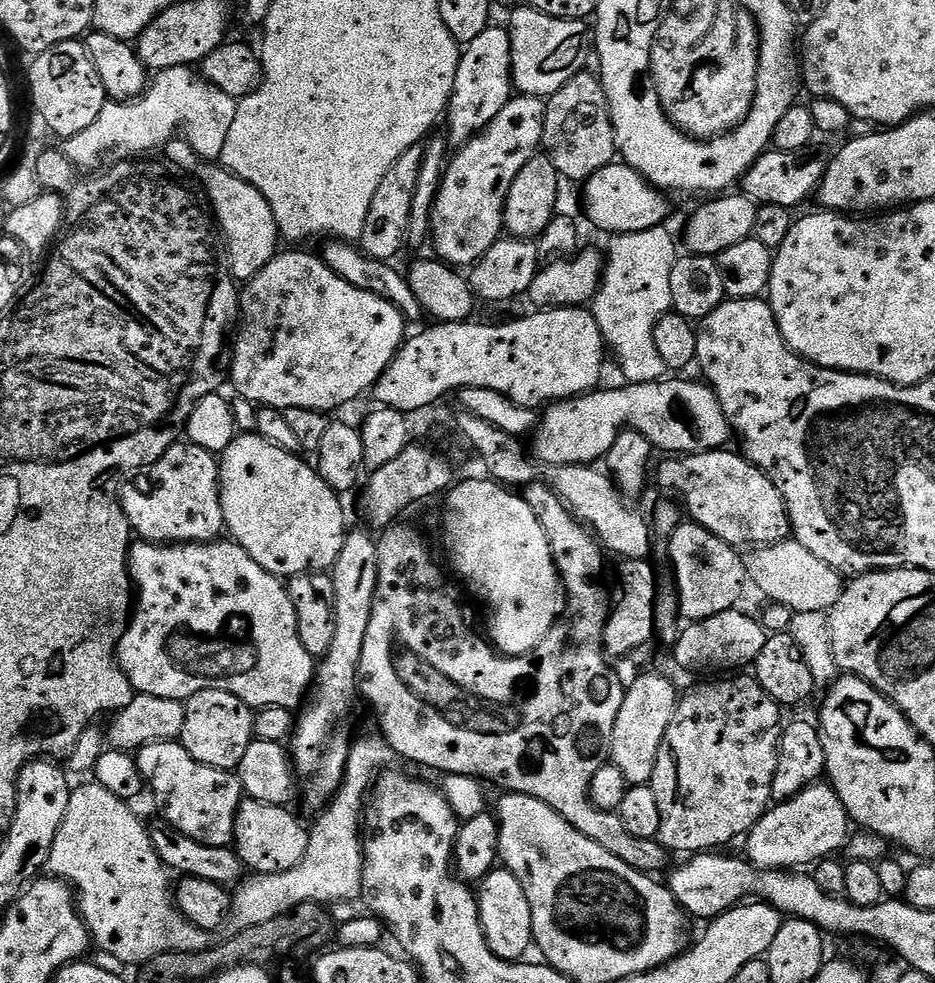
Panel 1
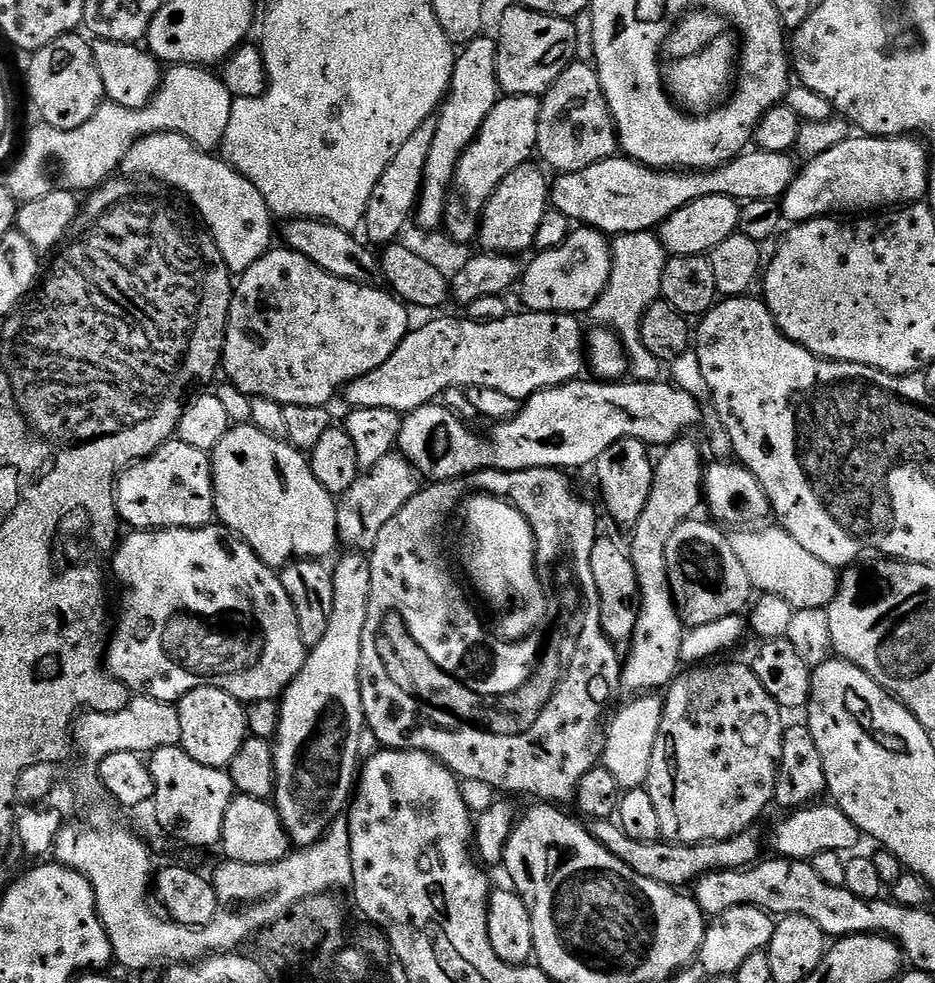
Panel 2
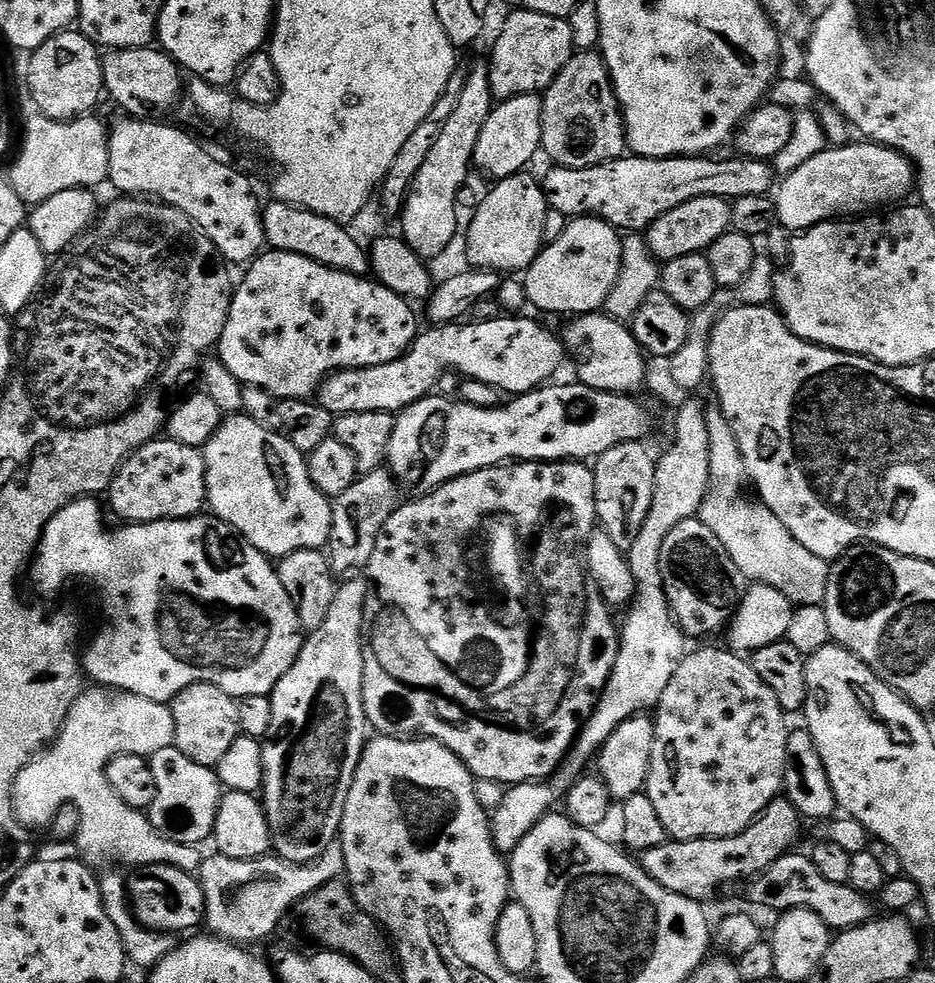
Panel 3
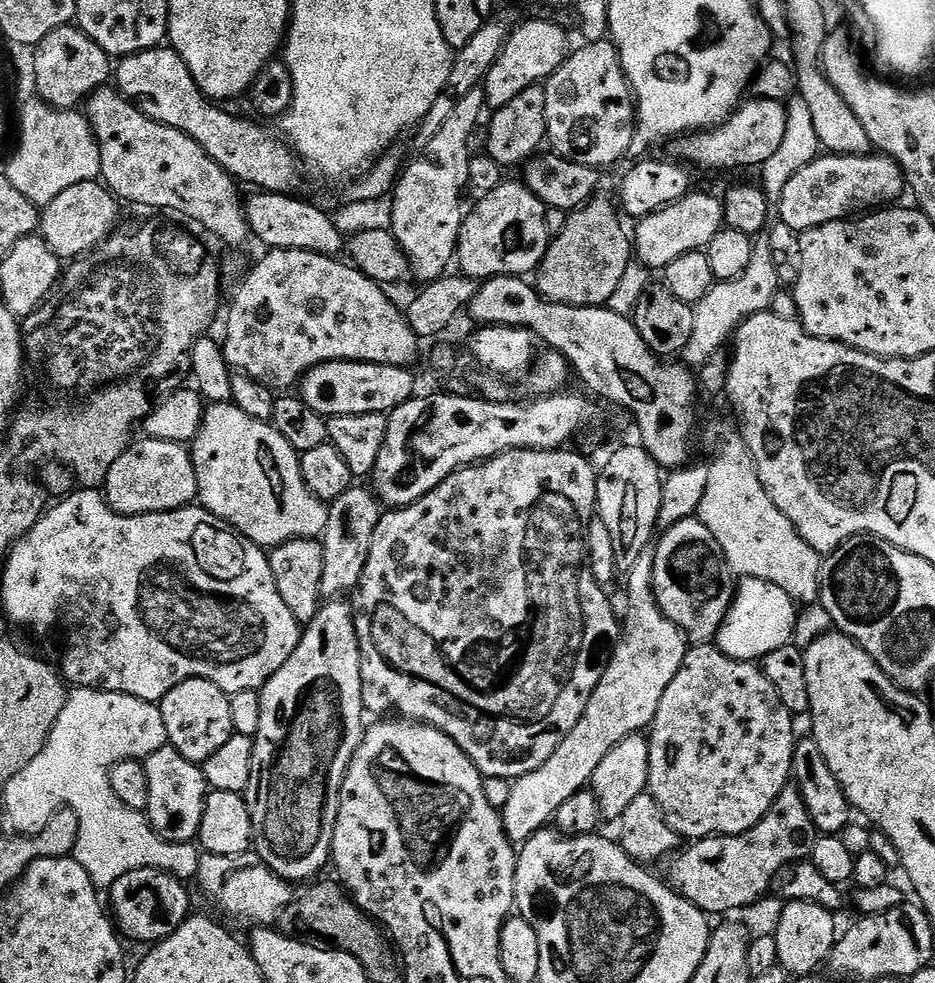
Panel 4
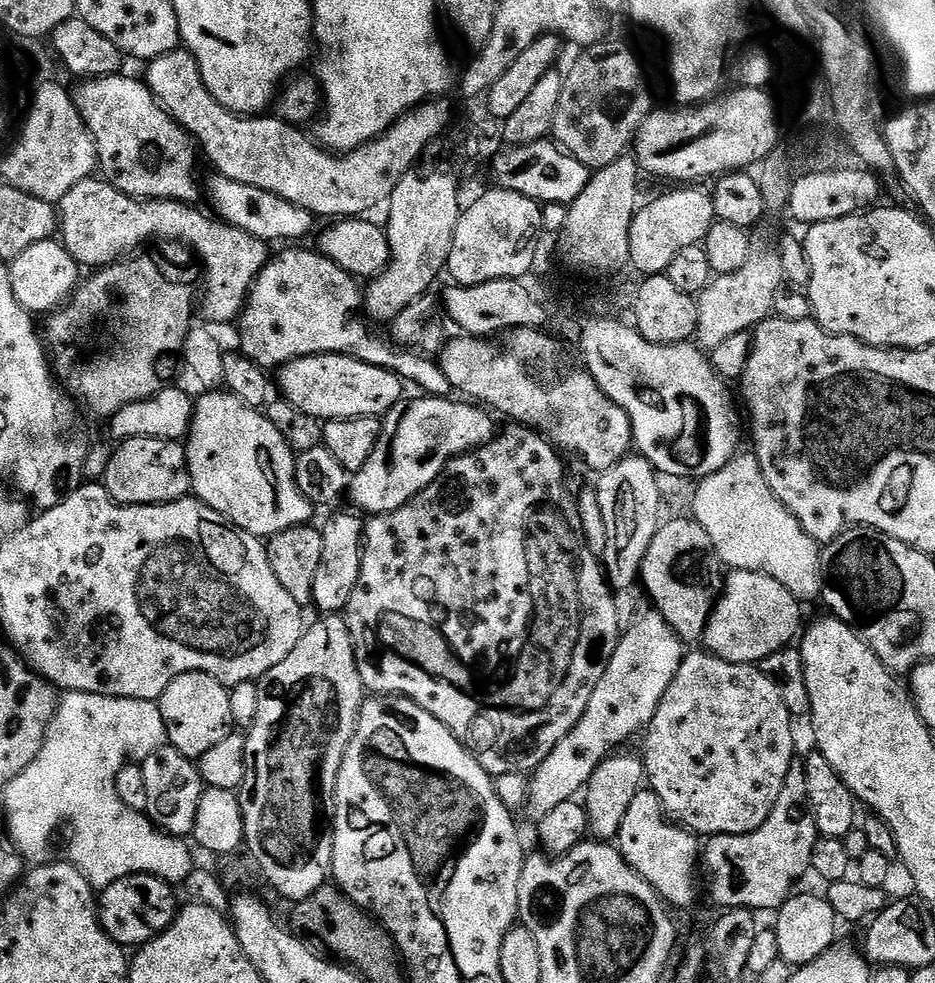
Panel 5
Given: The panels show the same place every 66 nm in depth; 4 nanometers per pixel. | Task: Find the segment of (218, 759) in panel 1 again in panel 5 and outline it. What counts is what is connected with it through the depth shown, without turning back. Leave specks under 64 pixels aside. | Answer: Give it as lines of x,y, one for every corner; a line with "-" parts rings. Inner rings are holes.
187,672
174,678
174,682
170,682
170,686
166,686
160,695
158,703
166,726
167,743
187,760
199,761
206,750
218,746
222,738
233,735
230,691
222,682
210,678
210,674

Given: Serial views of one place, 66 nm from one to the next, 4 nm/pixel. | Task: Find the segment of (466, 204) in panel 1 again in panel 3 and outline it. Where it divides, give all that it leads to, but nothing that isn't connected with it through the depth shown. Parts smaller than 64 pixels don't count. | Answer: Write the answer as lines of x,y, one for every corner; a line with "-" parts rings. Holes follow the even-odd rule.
539,95
515,96
509,100
499,101
493,107
490,118
486,118
486,126
482,126
482,134
478,134
478,146
472,159
475,167
481,168
493,181
505,180
516,172
525,171
528,163
541,151
542,145
542,106
543,99

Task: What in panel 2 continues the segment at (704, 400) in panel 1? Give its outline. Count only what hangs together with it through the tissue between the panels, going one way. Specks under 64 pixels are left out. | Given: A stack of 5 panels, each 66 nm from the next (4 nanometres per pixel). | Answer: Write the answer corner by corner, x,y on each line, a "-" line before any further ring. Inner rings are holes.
595,378
571,380
569,384
559,384
556,388
547,388
535,392
533,396
523,401
520,413
514,418
497,423
492,437
476,437
473,429
464,421
459,420
450,410
446,410
439,402
424,404
415,408
403,417
404,425
400,431
398,445
399,455
409,460
413,468
428,482
456,482
465,476
490,468
499,472
517,472
531,468
559,468
573,470
595,465
610,446
623,440
640,440
649,446
667,446
687,437
691,428
700,428
702,424
702,406
690,394
668,382
601,382

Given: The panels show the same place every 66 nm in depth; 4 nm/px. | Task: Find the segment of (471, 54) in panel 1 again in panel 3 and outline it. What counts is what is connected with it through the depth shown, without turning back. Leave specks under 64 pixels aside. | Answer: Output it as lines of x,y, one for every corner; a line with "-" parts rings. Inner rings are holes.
481,62
477,68
467,69
458,106
442,126
425,164
413,180
403,211
398,216
403,240
419,256
431,258
441,254
458,233
456,195
463,190
468,180
468,167
471,169
474,164
472,155
478,146
478,134
482,134
482,126
486,126
486,118
490,118
493,107
488,65

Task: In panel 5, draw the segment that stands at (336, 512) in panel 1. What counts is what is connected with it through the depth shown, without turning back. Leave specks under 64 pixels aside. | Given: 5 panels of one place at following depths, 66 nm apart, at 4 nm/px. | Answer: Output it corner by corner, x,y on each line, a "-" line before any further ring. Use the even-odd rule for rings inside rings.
208,390
203,393
201,400
195,401
192,410
192,425
186,437
186,451
188,453
188,469
190,470
190,478
192,479
192,492
195,499
201,500
206,506
210,506
218,514
222,514
235,528
241,532
248,532
251,536
259,536
261,538
271,538
276,536
282,530
290,530
291,528
303,528
309,523
308,520
314,512
314,506
302,494
302,490
298,490
298,482
296,481
296,456
291,446
282,438
282,434
278,434
278,430
274,430
274,422
268,420
267,415
263,411
246,406
237,396
233,396
227,390

